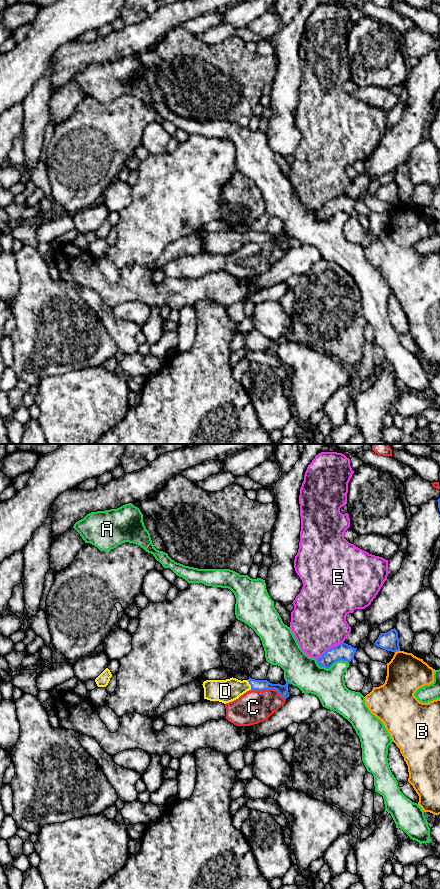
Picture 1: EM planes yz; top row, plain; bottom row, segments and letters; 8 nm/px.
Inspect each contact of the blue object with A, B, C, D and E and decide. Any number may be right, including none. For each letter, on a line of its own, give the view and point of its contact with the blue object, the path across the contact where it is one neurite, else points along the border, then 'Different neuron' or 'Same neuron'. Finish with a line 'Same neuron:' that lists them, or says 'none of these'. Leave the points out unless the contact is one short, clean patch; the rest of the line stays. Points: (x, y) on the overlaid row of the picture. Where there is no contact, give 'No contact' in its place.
A: Touches blue at yz (331, 665). Different neuron
B: Touches blue at yz (396, 651). Different neuron
C: Touches blue at yz (269, 688). Different neuron
D: Touches blue at yz (249, 683). Path across: yz (260, 685), (249, 683), (242, 687), (225, 691). Same neuron
E: Touches blue at yz (330, 649). Different neuron
Same neuron: D

